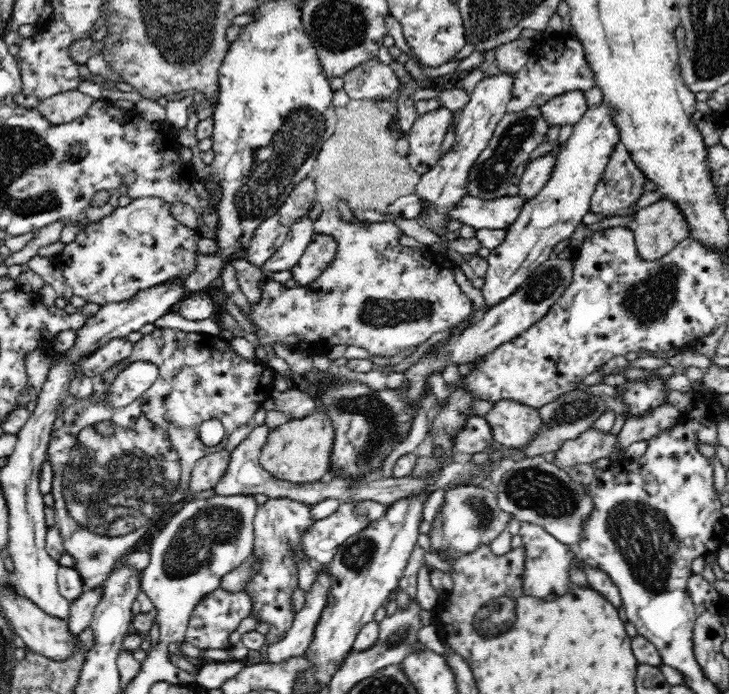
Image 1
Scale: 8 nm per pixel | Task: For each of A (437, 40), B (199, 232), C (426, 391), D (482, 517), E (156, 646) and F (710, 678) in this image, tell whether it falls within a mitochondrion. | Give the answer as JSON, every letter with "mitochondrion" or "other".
{"A":"other","B":"other","C":"other","D":"mitochondrion","E":"other","F":"other"}

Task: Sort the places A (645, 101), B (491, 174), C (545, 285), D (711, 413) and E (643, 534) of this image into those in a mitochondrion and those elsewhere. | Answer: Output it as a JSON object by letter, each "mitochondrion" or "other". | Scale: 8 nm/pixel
{"A":"other","B":"mitochondrion","C":"mitochondrion","D":"other","E":"mitochondrion"}

